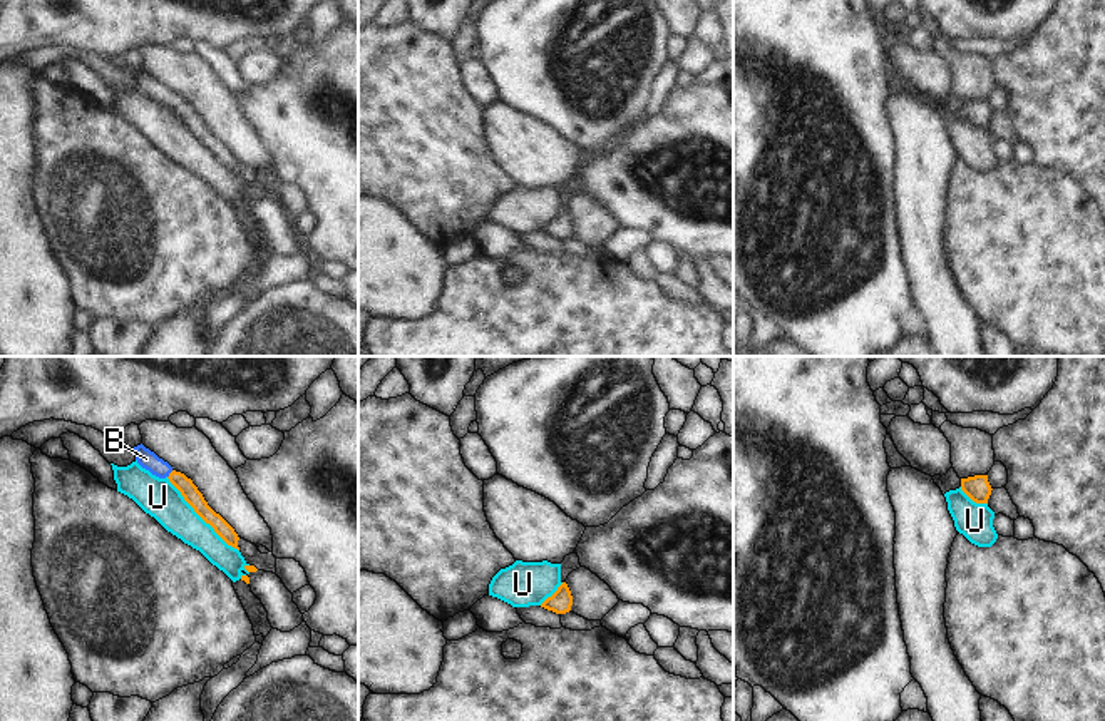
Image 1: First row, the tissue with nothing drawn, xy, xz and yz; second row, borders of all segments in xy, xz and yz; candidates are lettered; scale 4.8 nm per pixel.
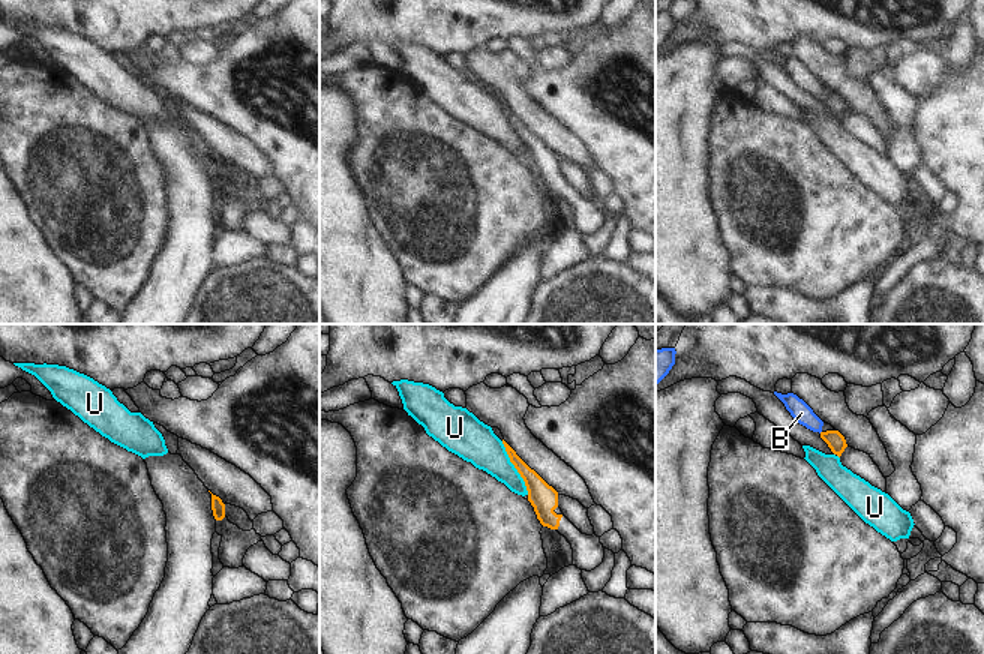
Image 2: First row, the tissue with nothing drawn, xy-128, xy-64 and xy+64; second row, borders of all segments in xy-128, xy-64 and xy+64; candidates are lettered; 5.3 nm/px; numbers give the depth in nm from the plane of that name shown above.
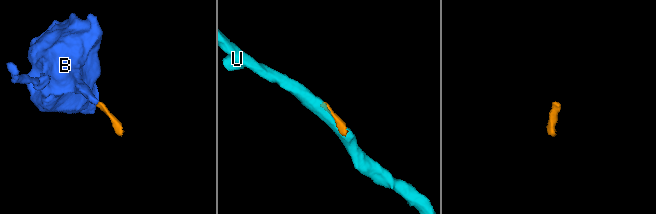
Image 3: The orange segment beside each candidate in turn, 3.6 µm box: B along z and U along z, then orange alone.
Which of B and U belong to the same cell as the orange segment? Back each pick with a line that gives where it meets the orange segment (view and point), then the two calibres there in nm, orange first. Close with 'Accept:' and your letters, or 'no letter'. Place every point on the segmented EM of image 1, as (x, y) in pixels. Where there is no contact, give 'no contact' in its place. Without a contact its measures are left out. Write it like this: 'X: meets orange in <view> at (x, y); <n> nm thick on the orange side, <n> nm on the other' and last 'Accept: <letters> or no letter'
B: meets orange in xy at (169, 474); 80 nm thick on the orange side, 90 nm on the other
Accept: B

